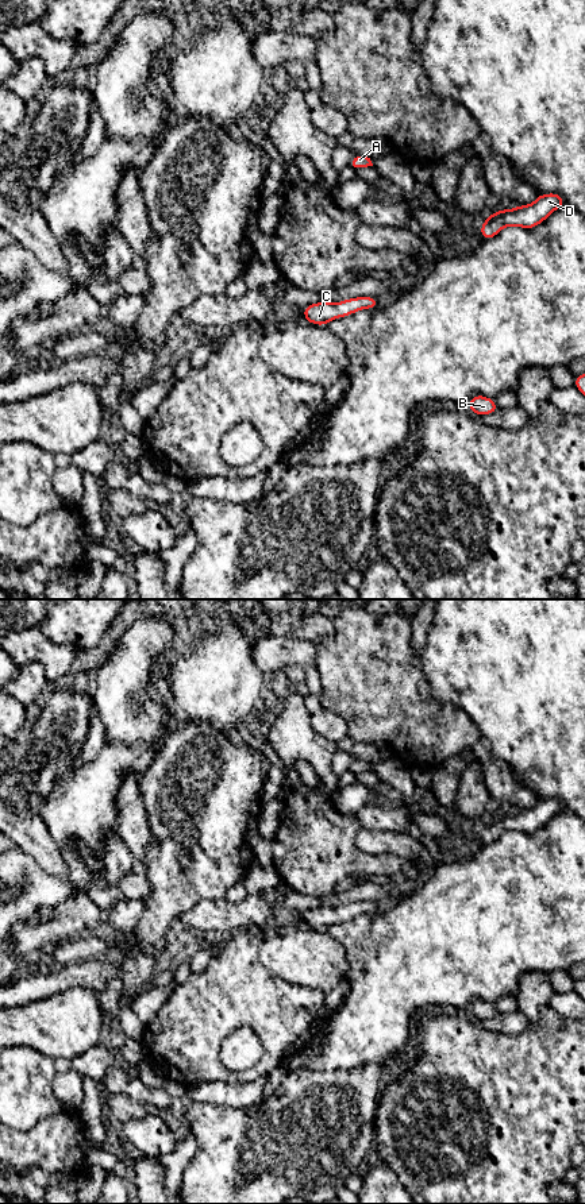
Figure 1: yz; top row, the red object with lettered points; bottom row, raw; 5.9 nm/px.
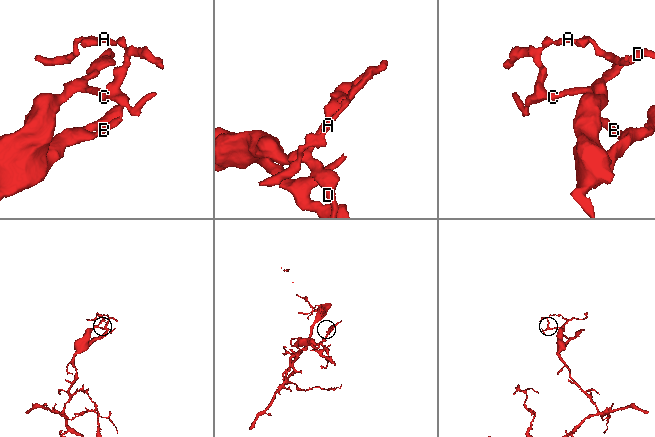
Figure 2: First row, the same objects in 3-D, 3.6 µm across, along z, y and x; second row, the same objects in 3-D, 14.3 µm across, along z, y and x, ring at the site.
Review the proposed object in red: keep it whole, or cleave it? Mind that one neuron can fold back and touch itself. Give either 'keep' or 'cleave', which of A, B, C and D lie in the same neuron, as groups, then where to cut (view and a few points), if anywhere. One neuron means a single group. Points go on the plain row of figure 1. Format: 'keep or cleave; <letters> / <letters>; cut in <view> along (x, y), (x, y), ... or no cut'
keep; A B C D; no cut

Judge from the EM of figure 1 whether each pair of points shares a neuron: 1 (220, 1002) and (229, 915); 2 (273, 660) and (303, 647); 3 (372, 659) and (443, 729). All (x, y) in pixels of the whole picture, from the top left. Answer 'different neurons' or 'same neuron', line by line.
1: different neurons
2: same neuron
3: same neuron

